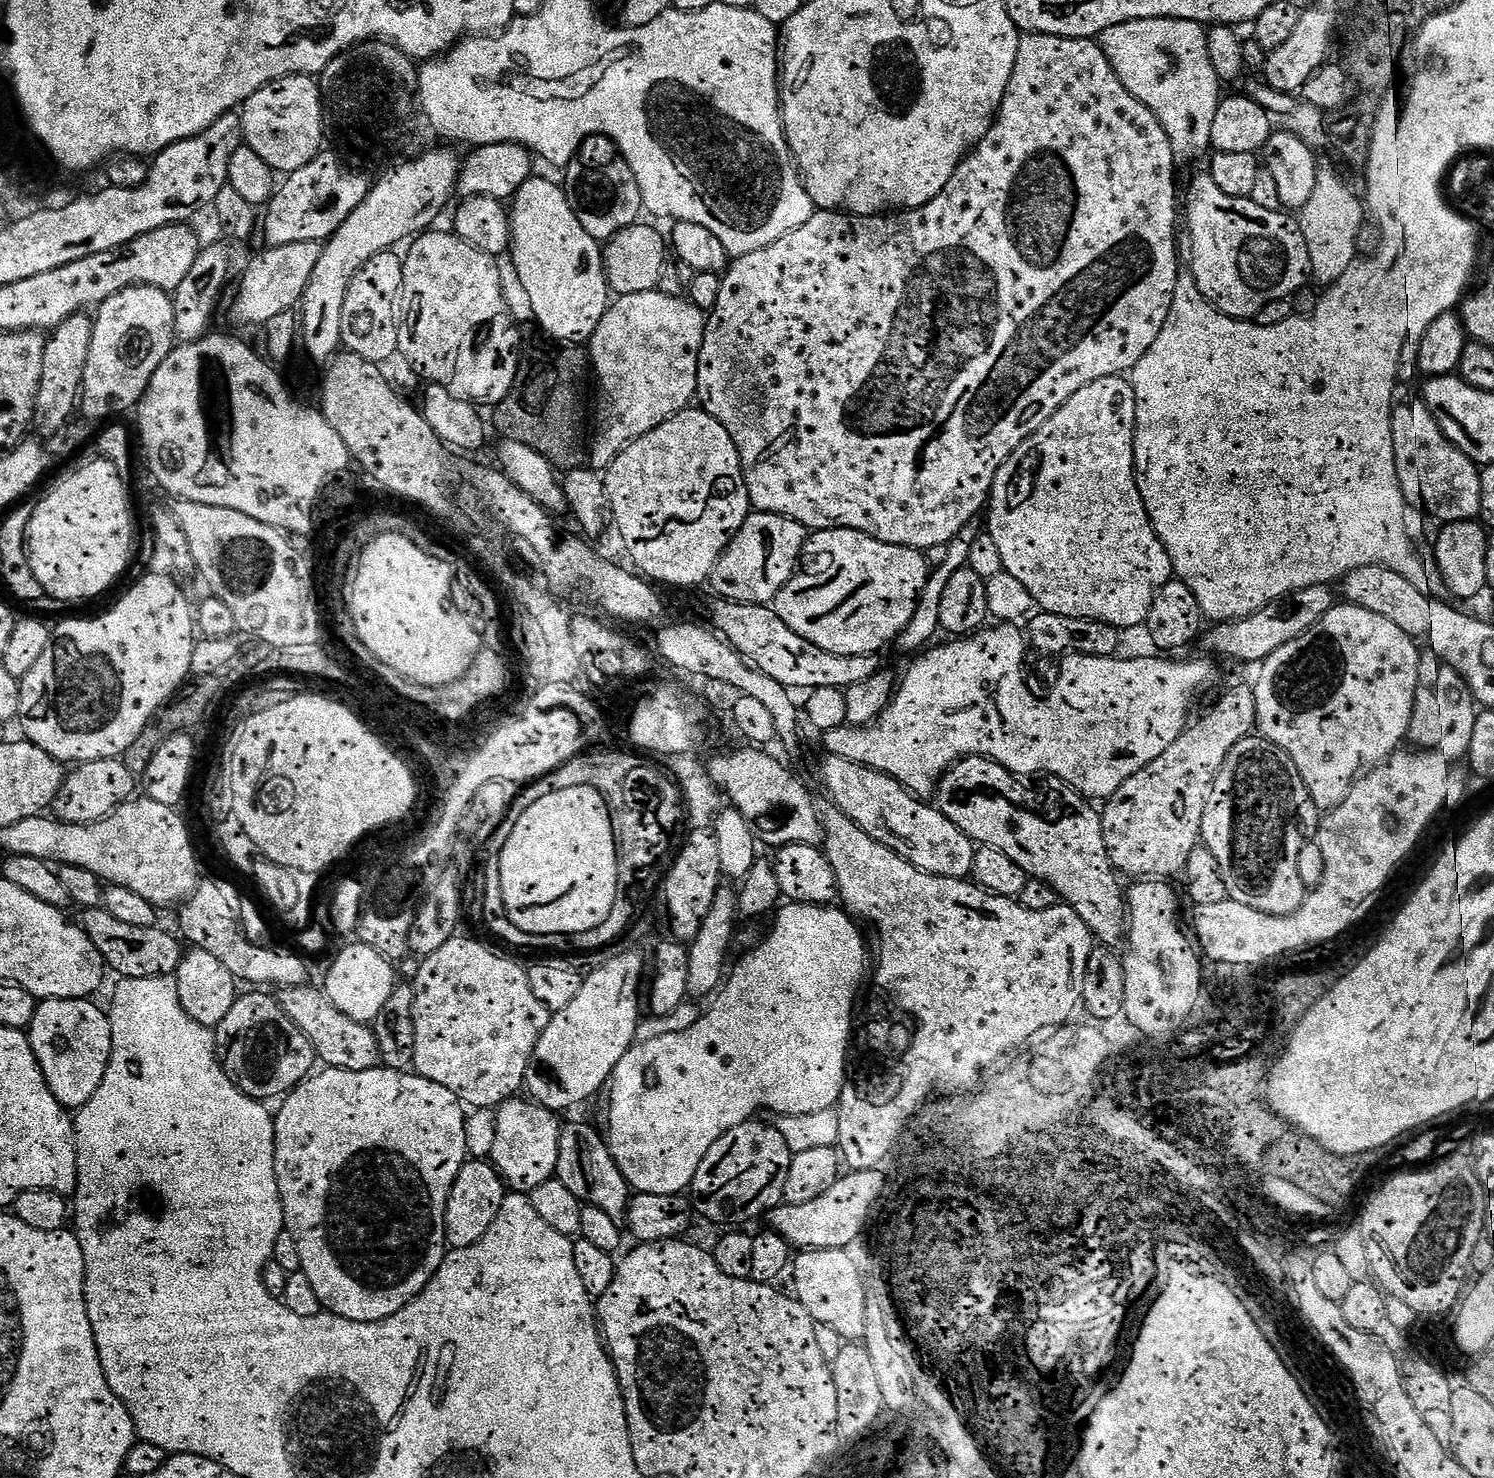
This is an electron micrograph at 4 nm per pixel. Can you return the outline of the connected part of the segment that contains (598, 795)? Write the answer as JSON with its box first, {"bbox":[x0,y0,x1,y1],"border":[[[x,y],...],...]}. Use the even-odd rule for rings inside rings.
{"bbox":[497,784,619,930],"border":[[[582,784],[580,786],[549,786],[546,790],[531,791],[530,796],[523,797],[524,808],[521,809],[512,828],[505,836],[498,851],[498,873],[497,884],[499,884],[499,901],[502,902],[502,910],[512,924],[523,924],[532,930],[548,930],[544,928],[574,928],[583,929],[592,926],[595,921],[608,908],[608,903],[617,895],[617,872],[619,870],[618,846],[615,844],[614,834],[614,801],[608,796],[606,790],[593,784]]]}

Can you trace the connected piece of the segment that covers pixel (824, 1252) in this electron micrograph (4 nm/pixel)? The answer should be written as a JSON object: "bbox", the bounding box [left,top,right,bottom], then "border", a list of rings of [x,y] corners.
{"bbox":[774,1242,865,1342],"border":[[[788,1242],[781,1249],[781,1257],[774,1269],[775,1283],[784,1292],[792,1292],[793,1297],[801,1304],[807,1306],[810,1318],[815,1322],[824,1314],[830,1314],[834,1310],[834,1304],[840,1304],[840,1316],[829,1318],[829,1324],[842,1336],[841,1339],[854,1342],[861,1339],[865,1330],[865,1296],[863,1290],[857,1284],[857,1278],[852,1269],[851,1260],[846,1258],[843,1249],[826,1244],[802,1244]]]}

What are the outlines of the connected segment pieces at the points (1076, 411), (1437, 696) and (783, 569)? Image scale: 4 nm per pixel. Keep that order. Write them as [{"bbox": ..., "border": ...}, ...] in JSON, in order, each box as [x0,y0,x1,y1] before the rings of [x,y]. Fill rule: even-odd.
[{"bbox":[986,375,1173,630],"border":[[[1119,375],[1095,380],[1093,384],[1088,384],[1082,390],[1078,390],[1054,413],[1046,425],[1047,431],[1035,441],[1037,442],[1036,449],[1021,462],[1020,473],[1017,474],[1016,481],[1008,489],[1000,486],[993,491],[990,497],[990,507],[986,512],[986,517],[988,516],[987,535],[994,538],[998,550],[1002,553],[1004,571],[1014,574],[1014,578],[1018,578],[1018,582],[1022,582],[1030,590],[1030,594],[1036,599],[1036,608],[1041,613],[1049,616],[1065,616],[1075,620],[1097,620],[1121,630],[1136,628],[1139,624],[1141,627],[1147,621],[1156,602],[1156,595],[1173,579],[1172,556],[1168,552],[1168,547],[1160,540],[1155,525],[1152,524],[1151,514],[1148,513],[1148,503],[1144,501],[1142,484],[1138,479],[1139,422],[1140,399],[1136,397],[1131,379]]]},{"bbox":[1418,666,1478,759],"border":[[[1444,666],[1436,672],[1436,681],[1432,684],[1432,697],[1428,705],[1423,705],[1422,719],[1418,724],[1420,748],[1449,759],[1460,758],[1469,751],[1473,734],[1477,730],[1478,701],[1472,694],[1472,688],[1465,680],[1460,668]],[[1424,716],[1424,721],[1423,720]]]},{"bbox":[710,511,807,605],"border":[[[753,511],[724,549],[711,574],[710,585],[719,597],[737,600],[740,604],[771,605],[798,570],[807,537],[806,526],[794,519]]]}]

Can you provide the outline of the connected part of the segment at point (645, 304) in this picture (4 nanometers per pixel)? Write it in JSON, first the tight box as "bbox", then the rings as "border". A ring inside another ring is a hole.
{"bbox":[588,290,706,471],"border":[[[662,290],[640,291],[638,294],[624,295],[617,297],[608,307],[606,314],[602,318],[602,322],[598,324],[598,329],[592,335],[588,344],[588,352],[590,355],[590,364],[596,379],[600,382],[598,386],[598,410],[596,412],[596,432],[594,434],[594,442],[590,444],[588,452],[589,465],[596,471],[605,471],[612,464],[613,459],[633,441],[654,429],[664,420],[668,420],[674,413],[685,410],[691,405],[695,399],[697,390],[697,372],[698,362],[700,361],[701,344],[704,341],[704,325],[706,323],[705,313],[696,307],[689,299],[685,297],[678,298],[670,294],[664,294]]]}

